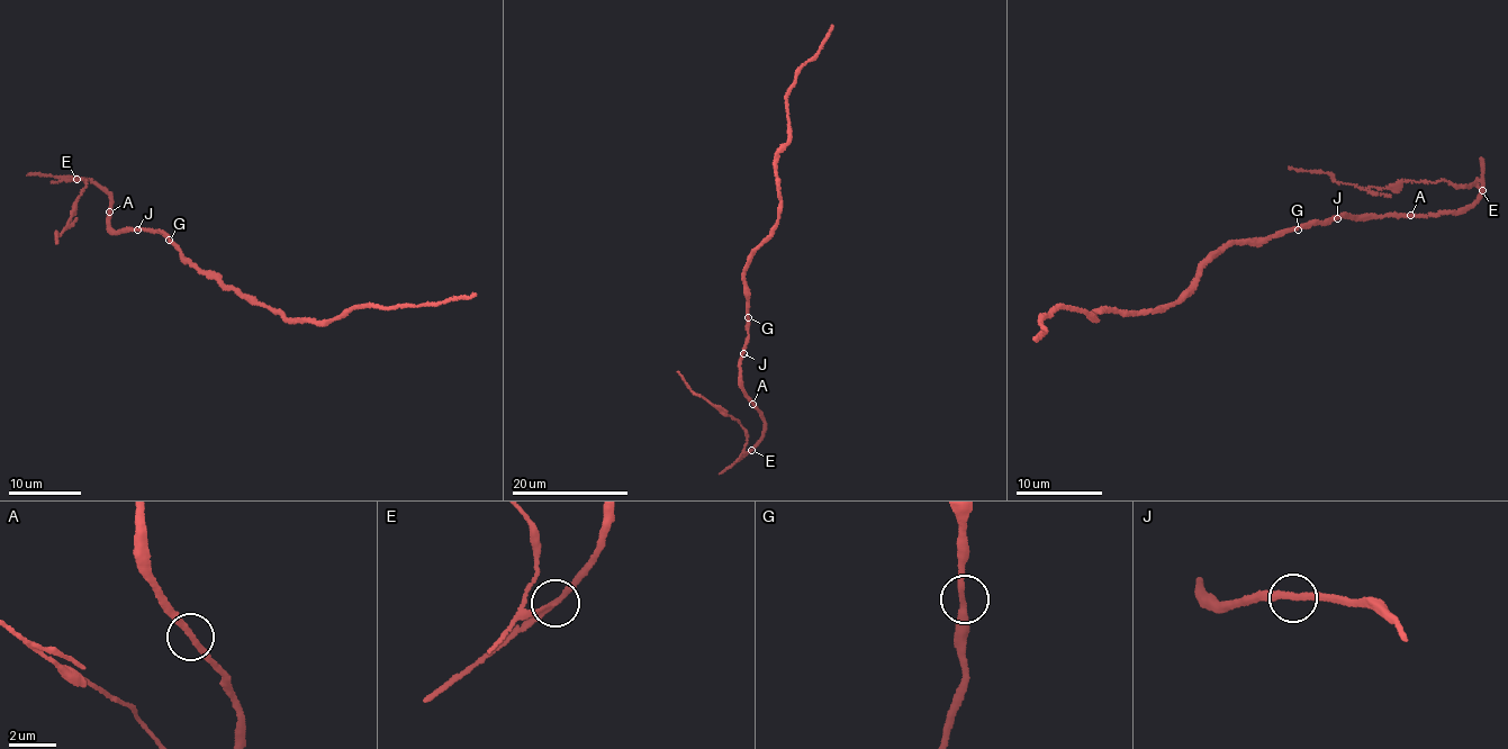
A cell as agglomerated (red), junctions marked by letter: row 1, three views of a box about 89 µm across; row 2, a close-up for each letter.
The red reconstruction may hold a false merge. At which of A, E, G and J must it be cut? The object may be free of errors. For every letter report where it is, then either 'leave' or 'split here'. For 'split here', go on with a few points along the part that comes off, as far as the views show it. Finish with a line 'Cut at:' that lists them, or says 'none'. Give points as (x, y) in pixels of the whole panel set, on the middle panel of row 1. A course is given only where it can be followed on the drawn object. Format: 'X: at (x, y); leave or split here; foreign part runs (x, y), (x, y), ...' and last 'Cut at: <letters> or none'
A: at (752, 404); leave
E: at (751, 450); split here; foreign part runs (751, 451), (745, 450), (747, 432), (739, 422), (691, 389), (677, 371)
G: at (748, 317); leave
J: at (743, 353); leave
Cut at: E

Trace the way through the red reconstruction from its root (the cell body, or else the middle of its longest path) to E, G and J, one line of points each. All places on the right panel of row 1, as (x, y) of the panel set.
E: (1279, 233), (1344, 215), (1358, 218), (1374, 214), (1426, 217), (1453, 213), (1473, 207), (1482, 191)
G: (1279, 233), (1298, 229)
J: (1279, 233), (1337, 218)

